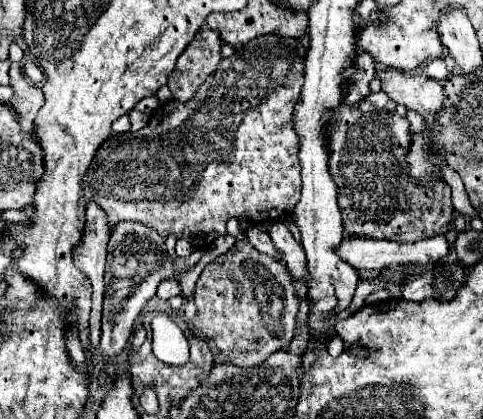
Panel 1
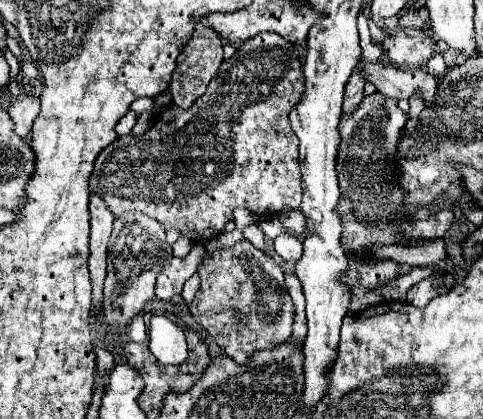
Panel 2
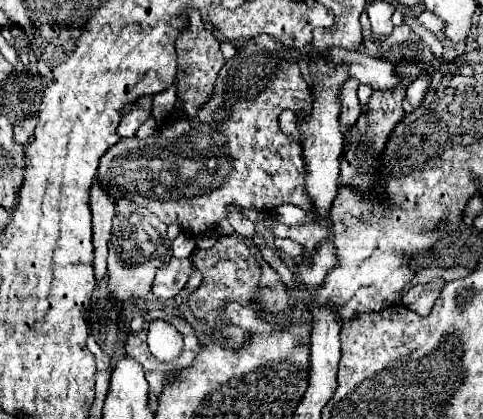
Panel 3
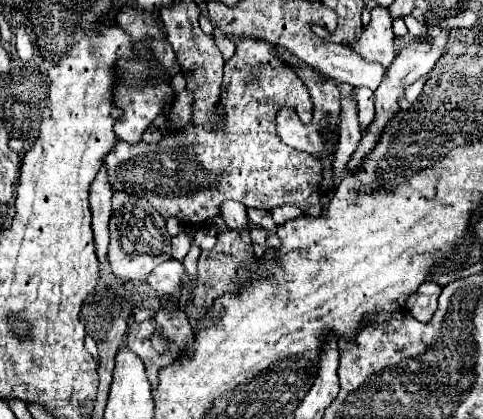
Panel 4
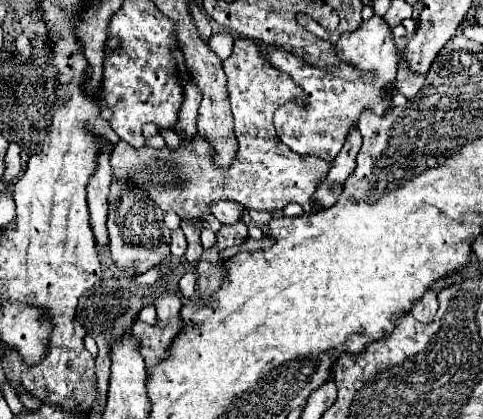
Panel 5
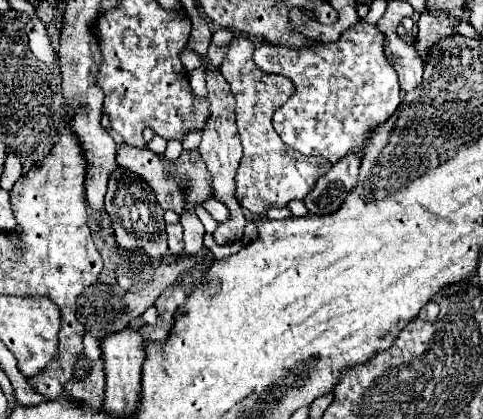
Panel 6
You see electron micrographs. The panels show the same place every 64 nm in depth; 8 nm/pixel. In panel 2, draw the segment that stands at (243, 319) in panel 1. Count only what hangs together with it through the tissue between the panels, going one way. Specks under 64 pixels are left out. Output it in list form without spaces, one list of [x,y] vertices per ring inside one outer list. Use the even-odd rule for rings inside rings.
[[[248,240],[204,256],[200,266],[200,288],[190,304],[190,312],[214,342],[236,364],[248,364],[252,352],[276,348],[290,340],[294,322],[294,304],[284,282],[284,268],[268,254],[254,248]]]

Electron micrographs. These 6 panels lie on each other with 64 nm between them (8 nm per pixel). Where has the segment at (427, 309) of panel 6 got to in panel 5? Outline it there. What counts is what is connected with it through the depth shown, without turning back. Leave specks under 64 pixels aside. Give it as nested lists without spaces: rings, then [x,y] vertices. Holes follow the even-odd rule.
[[[428,290],[416,304],[412,306],[412,316],[420,322],[430,322],[438,310],[438,298],[434,290]]]

